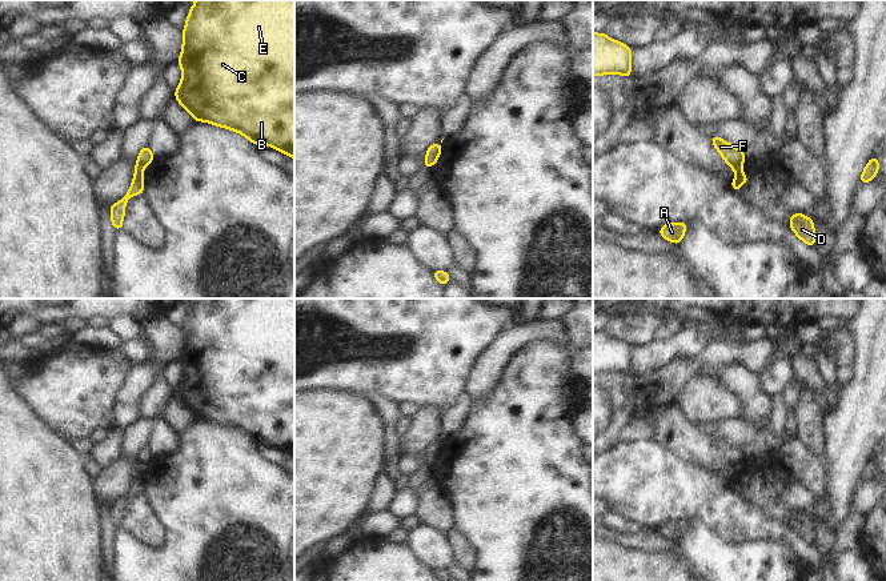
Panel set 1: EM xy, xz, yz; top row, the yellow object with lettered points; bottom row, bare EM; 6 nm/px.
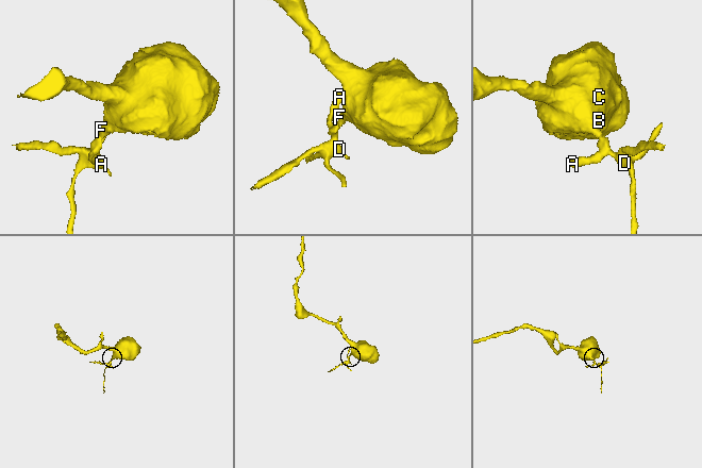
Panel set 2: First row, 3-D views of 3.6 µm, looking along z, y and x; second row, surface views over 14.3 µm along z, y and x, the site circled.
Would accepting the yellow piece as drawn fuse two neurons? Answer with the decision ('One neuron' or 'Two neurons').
Two neurons.

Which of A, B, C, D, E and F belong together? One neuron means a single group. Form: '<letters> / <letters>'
A D / B C E F

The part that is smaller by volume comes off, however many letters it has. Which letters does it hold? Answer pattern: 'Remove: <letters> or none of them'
Remove: A, D

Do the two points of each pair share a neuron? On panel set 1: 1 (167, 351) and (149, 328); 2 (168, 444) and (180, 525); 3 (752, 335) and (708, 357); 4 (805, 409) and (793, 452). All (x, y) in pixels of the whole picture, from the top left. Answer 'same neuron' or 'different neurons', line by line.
1: same neuron
2: different neurons
3: different neurons
4: different neurons

